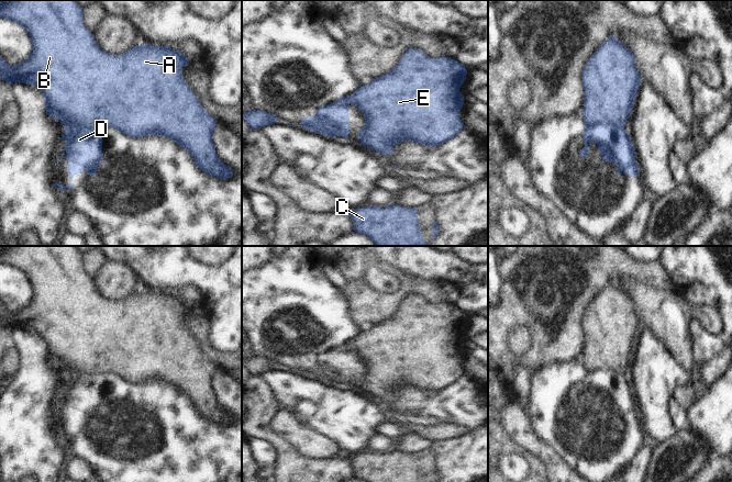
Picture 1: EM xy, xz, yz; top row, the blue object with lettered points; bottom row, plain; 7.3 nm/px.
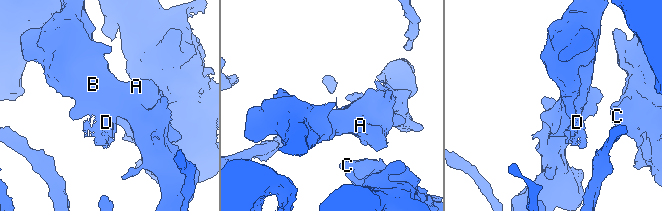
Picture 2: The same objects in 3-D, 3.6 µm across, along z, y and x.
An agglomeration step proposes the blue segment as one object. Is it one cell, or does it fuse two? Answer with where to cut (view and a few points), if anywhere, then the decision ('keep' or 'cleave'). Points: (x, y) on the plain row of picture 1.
yz (585, 368), (588, 370), (616, 370), (623, 373) | cleave

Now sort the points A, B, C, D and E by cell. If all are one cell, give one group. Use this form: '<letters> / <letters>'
A B C E / D

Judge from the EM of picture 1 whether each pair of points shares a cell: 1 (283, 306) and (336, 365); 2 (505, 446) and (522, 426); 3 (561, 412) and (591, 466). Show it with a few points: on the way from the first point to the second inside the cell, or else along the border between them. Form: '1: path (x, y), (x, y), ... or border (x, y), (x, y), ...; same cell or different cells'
1: path (300, 313), (324, 339), (324, 347); same cell
2: border (499, 423), (520, 447), (532, 454); different cells
3: path (574, 425), (591, 443), (591, 452); same cell

